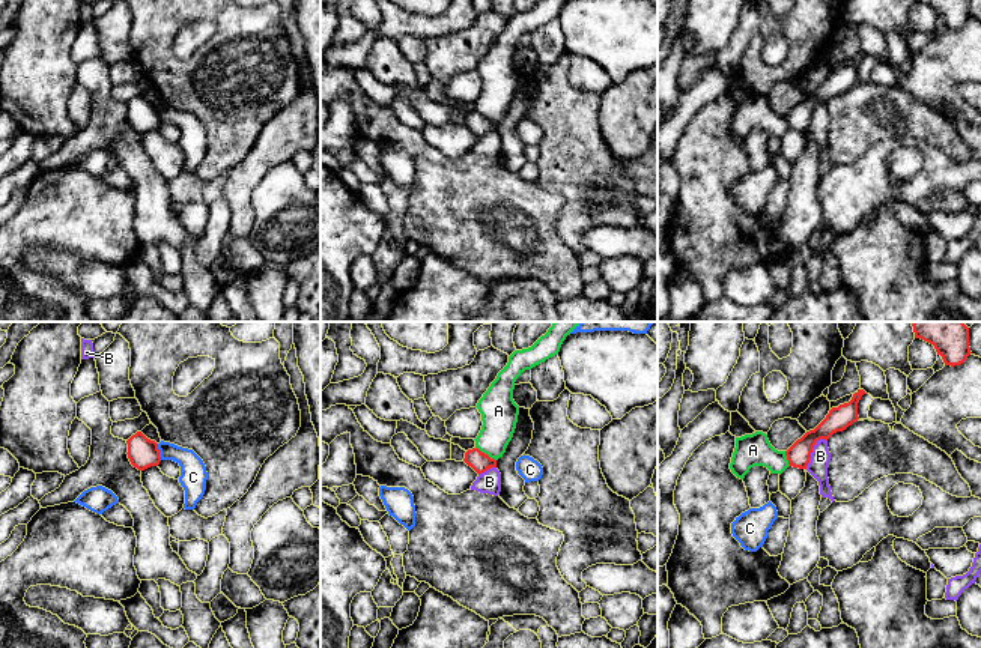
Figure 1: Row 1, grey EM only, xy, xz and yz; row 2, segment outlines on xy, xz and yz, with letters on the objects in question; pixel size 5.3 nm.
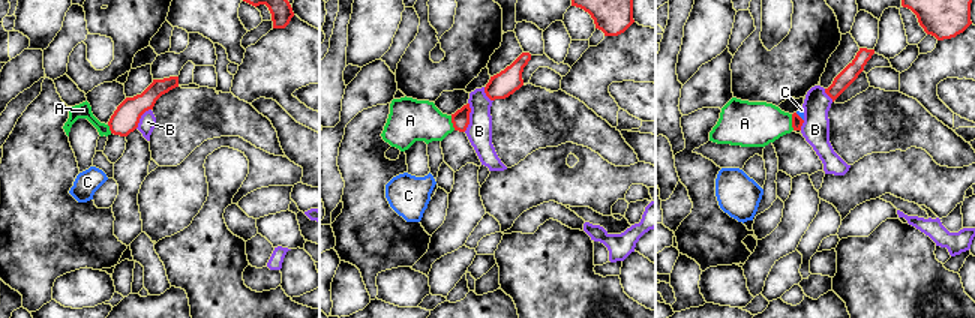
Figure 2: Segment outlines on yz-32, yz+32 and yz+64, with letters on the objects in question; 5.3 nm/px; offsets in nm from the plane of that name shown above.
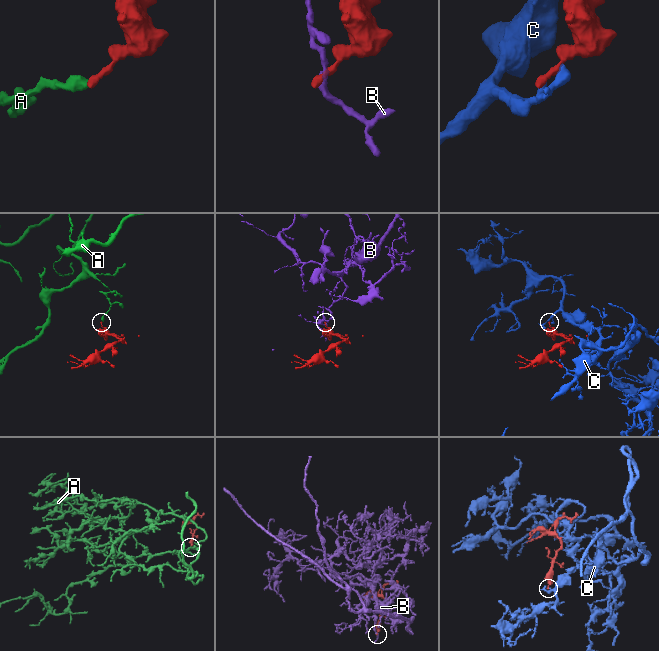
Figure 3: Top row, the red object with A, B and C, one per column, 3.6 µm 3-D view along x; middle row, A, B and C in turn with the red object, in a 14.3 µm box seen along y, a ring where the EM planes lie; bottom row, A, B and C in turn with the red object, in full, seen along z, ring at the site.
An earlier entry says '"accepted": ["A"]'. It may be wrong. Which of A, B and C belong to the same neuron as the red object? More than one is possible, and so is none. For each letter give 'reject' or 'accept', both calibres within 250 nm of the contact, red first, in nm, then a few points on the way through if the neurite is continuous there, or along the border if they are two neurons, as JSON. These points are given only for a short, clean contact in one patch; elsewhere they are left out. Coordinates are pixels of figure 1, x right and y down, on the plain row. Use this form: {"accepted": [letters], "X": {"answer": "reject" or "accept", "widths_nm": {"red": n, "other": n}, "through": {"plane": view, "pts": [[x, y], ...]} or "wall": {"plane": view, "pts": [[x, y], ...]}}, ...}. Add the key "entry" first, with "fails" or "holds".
{"entry": "fails", "accepted": [], "A": {"answer": "reject", "widths_nm": {"red": 110, "other": 190}, "wall": {"plane": "xz", "pts": [[476, 110], [495, 124]]}}, "B": {"answer": "reject", "widths_nm": {"red": 130, "other": 110}, "wall": {"plane": "yz", "pts": [[826, 102], [816, 105], [805, 131]]}}, "C": {"answer": "reject", "widths_nm": {"red": 160, "other": 140}, "wall": {"plane": "xy", "pts": [[157, 107], [161, 122]]}}}

